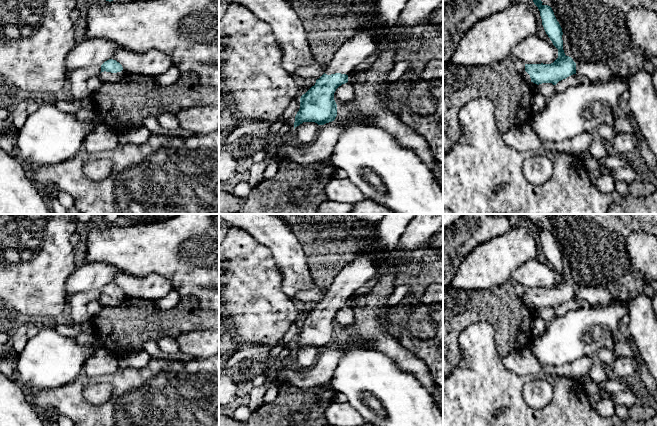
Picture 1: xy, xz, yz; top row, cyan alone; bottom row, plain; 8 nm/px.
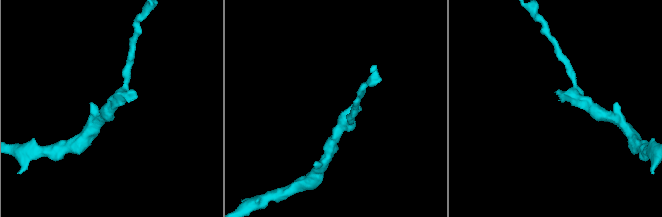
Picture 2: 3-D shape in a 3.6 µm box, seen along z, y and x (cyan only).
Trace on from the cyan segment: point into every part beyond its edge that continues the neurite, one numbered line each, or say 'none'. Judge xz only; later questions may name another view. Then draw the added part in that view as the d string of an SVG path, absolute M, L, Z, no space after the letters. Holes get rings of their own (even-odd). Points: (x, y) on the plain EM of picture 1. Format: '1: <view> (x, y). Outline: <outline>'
1: xz (364, 268). Outline: M386 214L375 227L373 241L376 251L365 251L355 255L355 260L345 265L335 276L325 298L349 299L367 282L376 279L379 265L377 257L398 245L407 225L417 214Z

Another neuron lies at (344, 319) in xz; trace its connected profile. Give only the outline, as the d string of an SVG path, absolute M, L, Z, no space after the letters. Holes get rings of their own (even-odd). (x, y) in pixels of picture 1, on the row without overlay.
M347 306L339 310L334 317L334 324L337 330L349 332L353 330L354 313L352 309Z

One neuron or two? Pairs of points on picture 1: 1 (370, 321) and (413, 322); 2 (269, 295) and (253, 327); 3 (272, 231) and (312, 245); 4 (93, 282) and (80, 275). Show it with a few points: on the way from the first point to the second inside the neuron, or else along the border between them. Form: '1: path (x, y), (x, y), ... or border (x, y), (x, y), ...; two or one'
1: border (389, 308), (387, 330), (398, 338); two
2: path (261, 303), (253, 311), (253, 319); one
3: border (286, 224), (298, 240), (306, 256); two
4: path (90, 279), (83, 278); one

